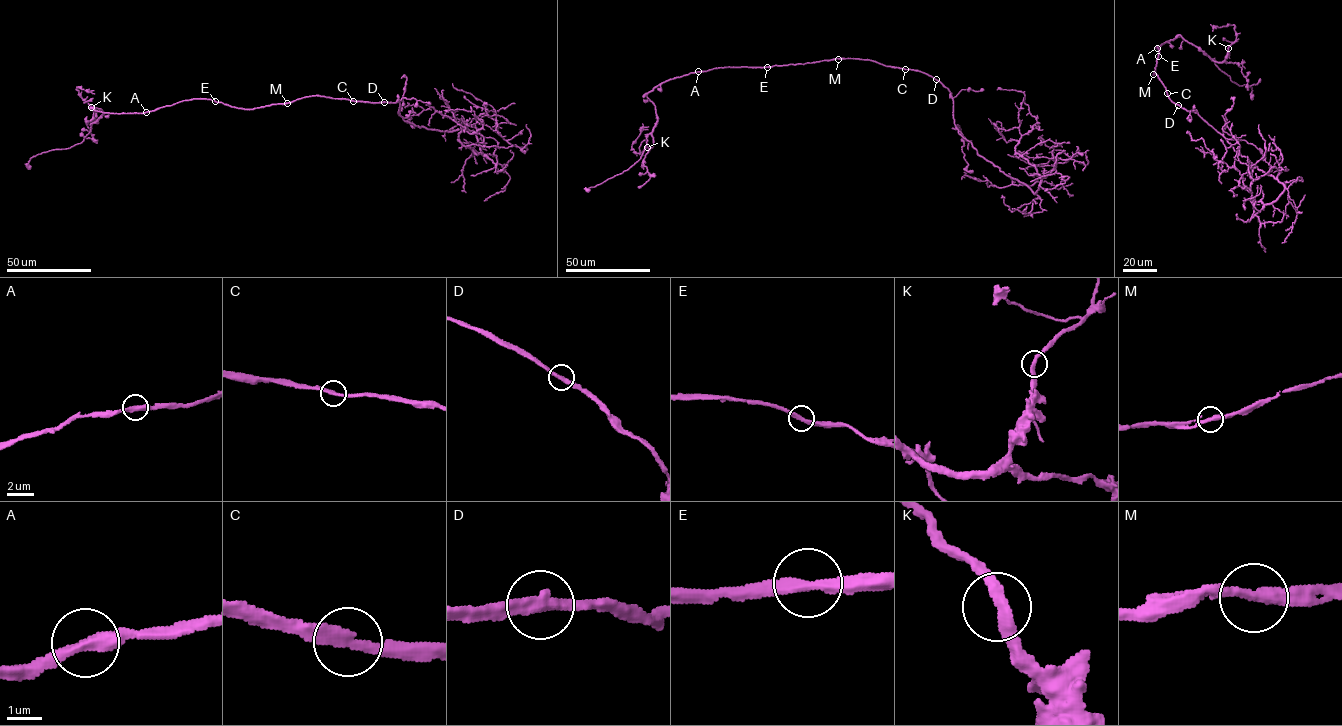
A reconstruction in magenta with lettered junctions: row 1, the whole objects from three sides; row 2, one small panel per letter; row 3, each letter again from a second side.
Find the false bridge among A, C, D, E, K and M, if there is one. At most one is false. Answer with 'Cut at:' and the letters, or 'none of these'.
Cut at: none of these

